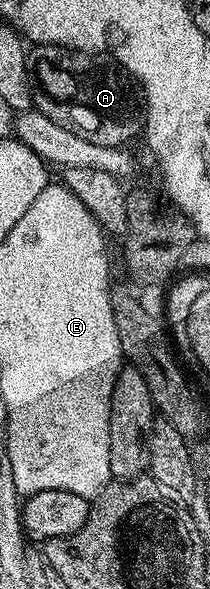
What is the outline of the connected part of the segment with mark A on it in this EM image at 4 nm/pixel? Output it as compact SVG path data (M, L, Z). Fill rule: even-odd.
M40 45L35 48L36 56L30 59L32 76L32 97L35 110L50 117L58 125L78 133L86 141L103 147L123 148L136 134L141 134L146 123L146 104L142 92L135 82L126 74L123 67L115 61L108 61L103 67L97 56L80 49Z

